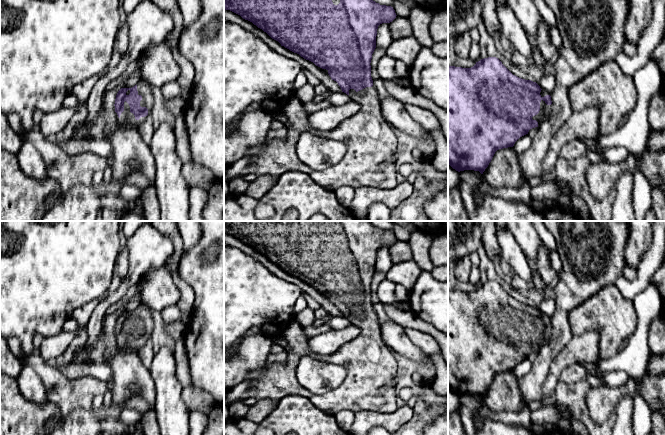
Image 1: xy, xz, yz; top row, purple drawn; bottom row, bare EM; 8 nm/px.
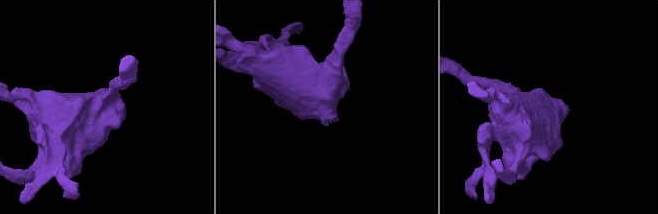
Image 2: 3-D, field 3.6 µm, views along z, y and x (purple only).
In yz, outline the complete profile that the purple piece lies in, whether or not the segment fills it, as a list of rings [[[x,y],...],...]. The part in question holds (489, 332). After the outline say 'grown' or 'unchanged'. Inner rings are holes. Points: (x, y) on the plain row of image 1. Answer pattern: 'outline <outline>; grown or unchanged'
outline [[[496,281],[481,283],[471,292],[448,290],[448,388],[458,396],[474,394],[483,398],[497,374],[513,371],[520,361],[528,358],[530,353],[538,351],[541,346],[549,342],[551,328],[551,319],[542,314],[536,306],[513,299]]]; grown

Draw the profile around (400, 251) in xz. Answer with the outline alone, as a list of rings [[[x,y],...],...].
[[[396,240],[396,242],[390,246],[390,256],[392,264],[412,259],[412,251],[409,243],[406,241]]]

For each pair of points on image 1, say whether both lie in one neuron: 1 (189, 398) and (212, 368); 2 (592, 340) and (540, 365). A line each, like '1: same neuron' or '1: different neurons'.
1: different neurons
2: different neurons

